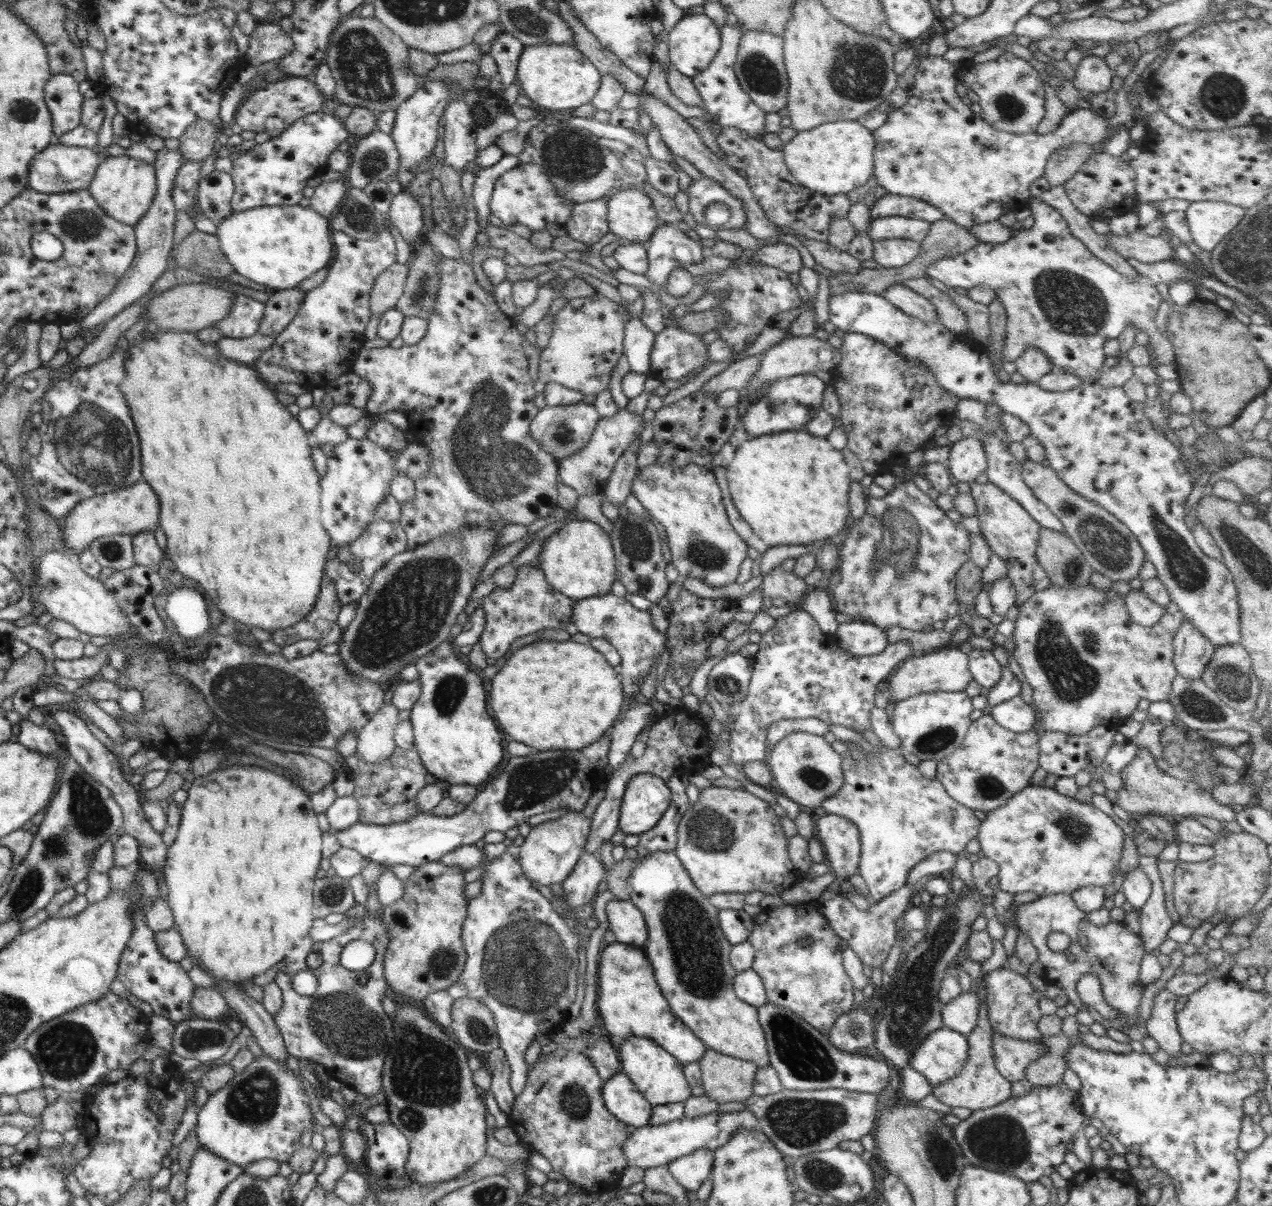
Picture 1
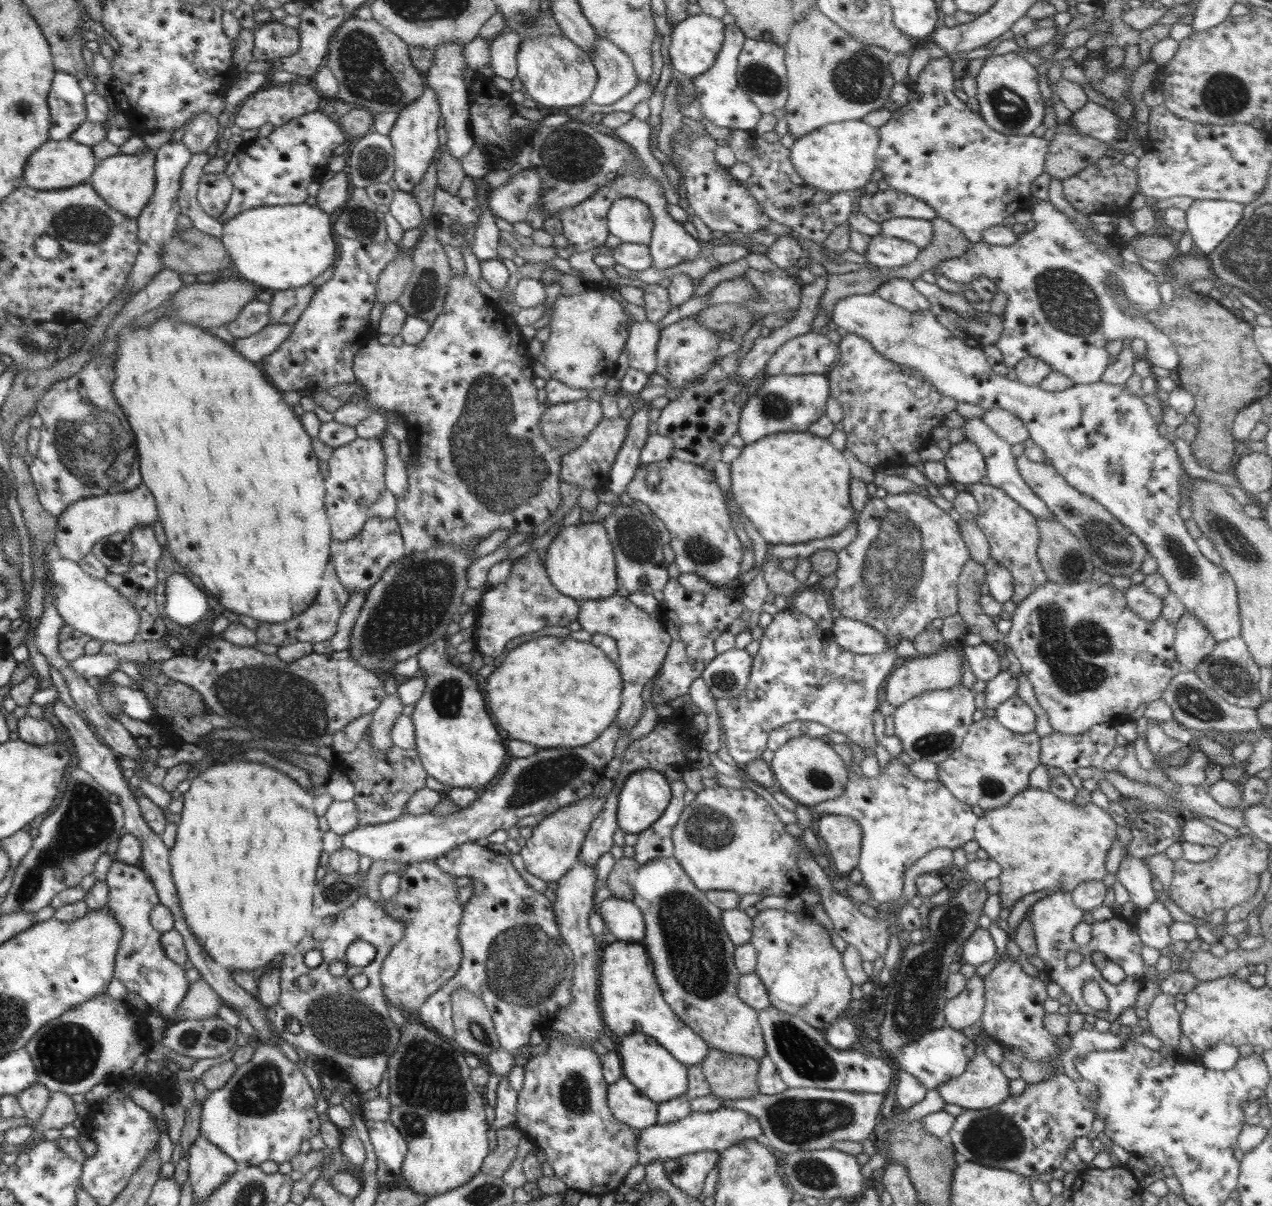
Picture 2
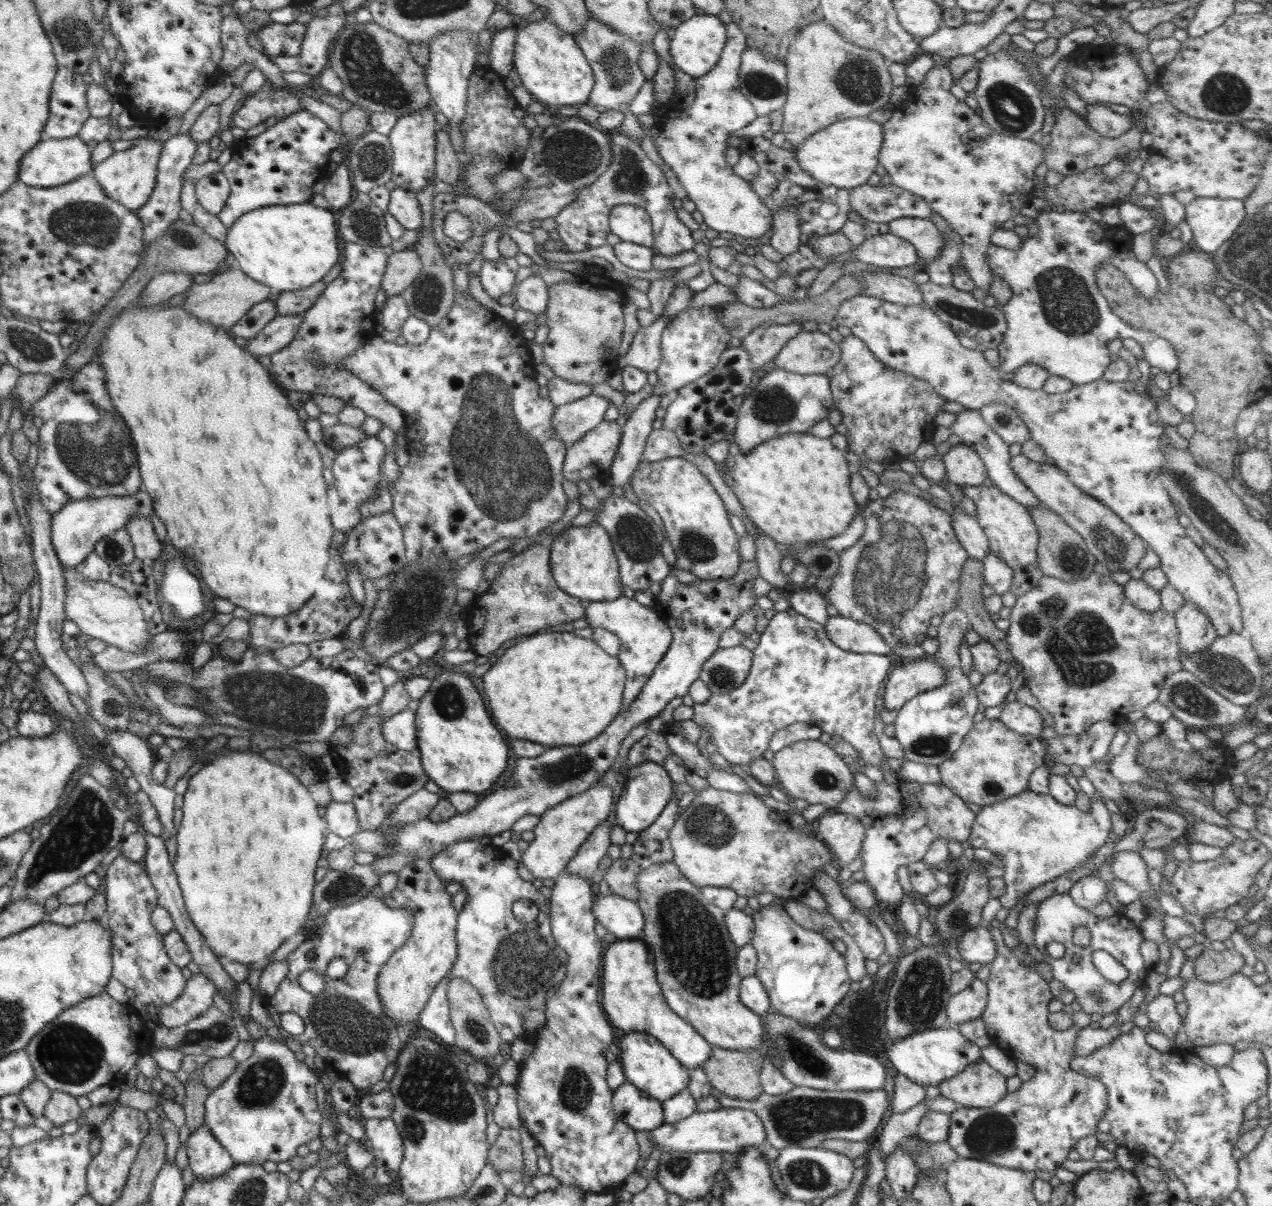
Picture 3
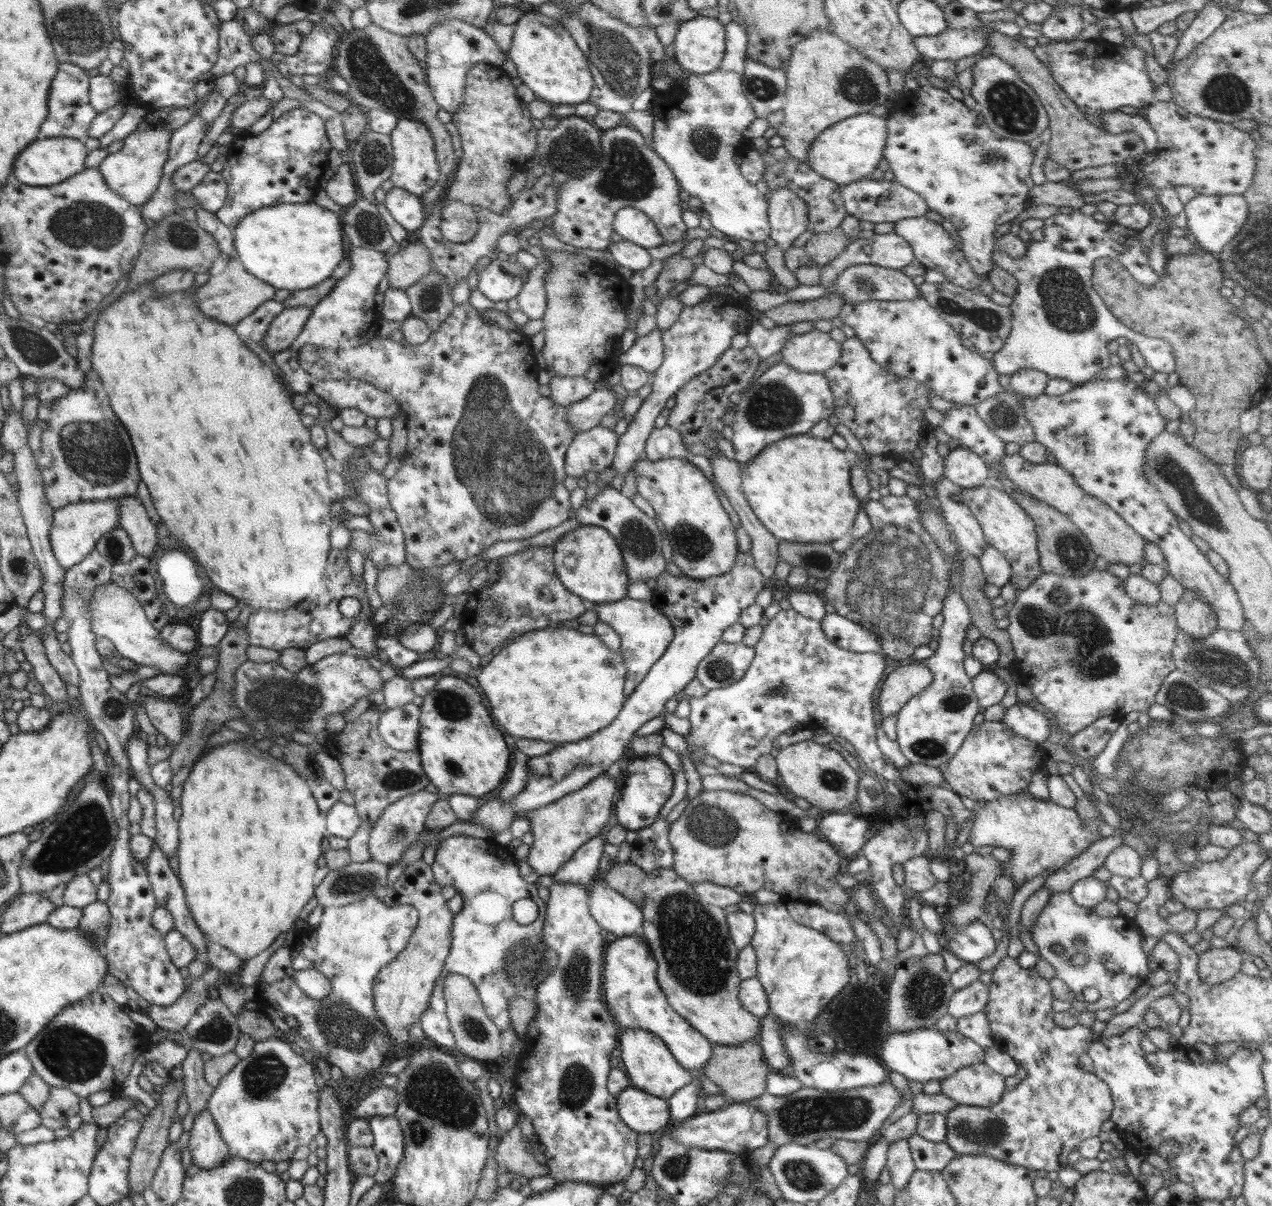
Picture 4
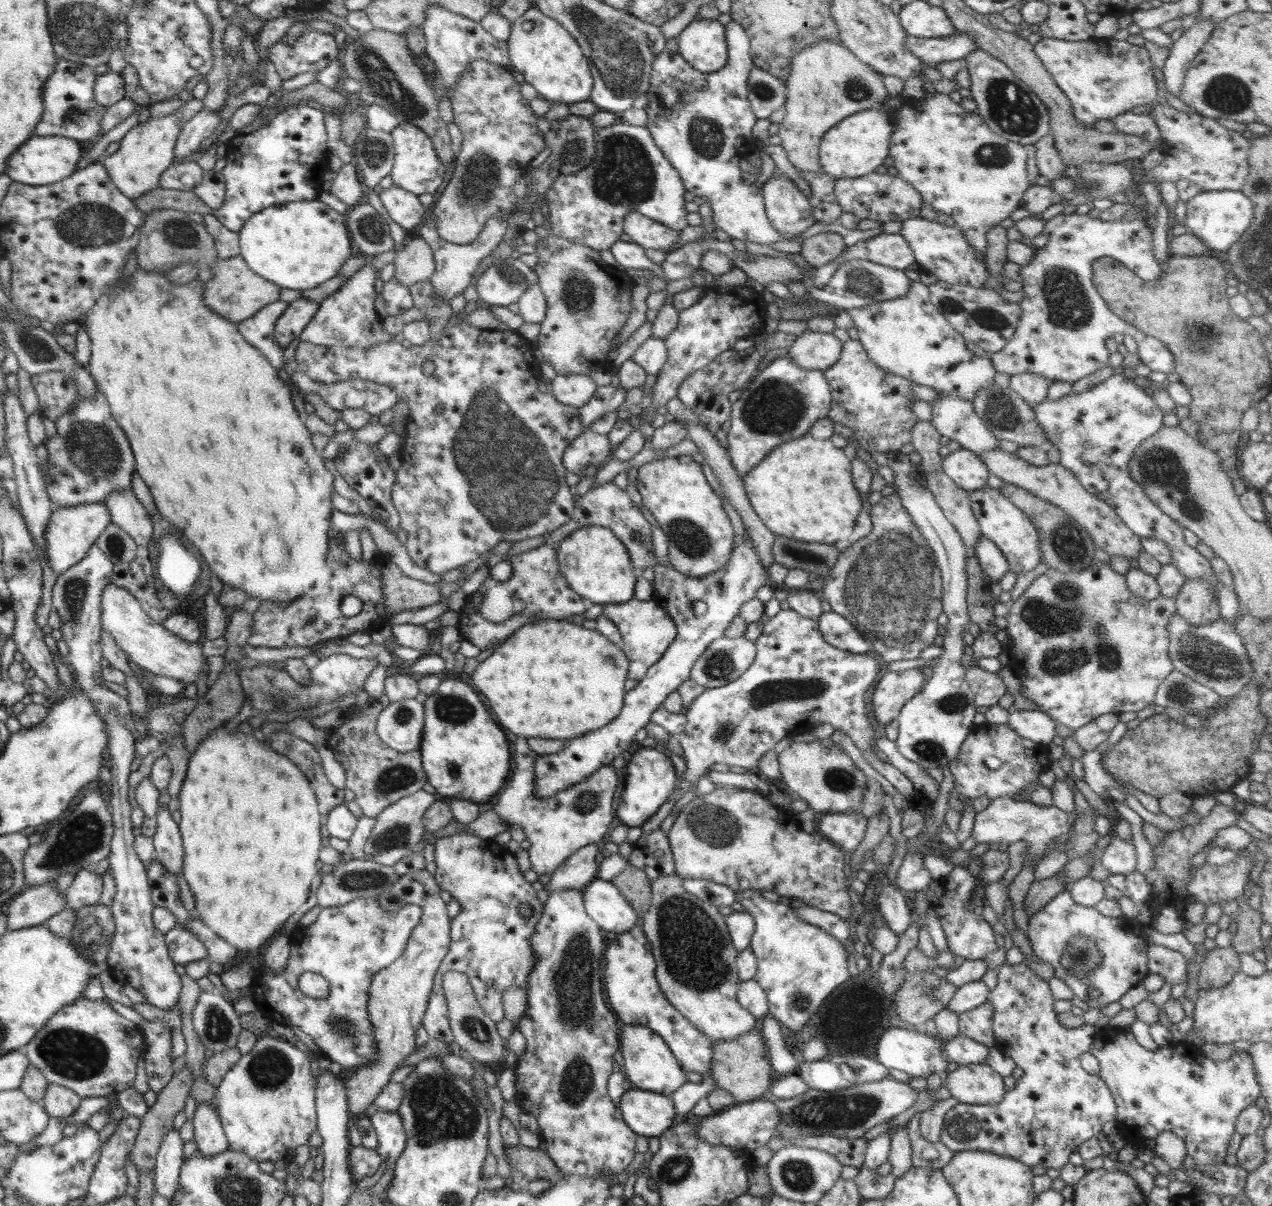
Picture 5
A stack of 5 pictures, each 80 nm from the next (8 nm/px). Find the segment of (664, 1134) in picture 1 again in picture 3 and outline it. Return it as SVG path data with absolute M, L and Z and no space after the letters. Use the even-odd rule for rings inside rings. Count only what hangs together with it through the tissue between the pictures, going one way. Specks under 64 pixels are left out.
M721 1107L718 1110L708 1112L696 1111L688 1118L674 1124L658 1125L649 1131L650 1142L652 1142L652 1151L660 1150L661 1154L672 1154L672 1152L710 1152L718 1154L736 1154L744 1147L759 1147L766 1139L764 1125L757 1114L745 1108L726 1108Z

